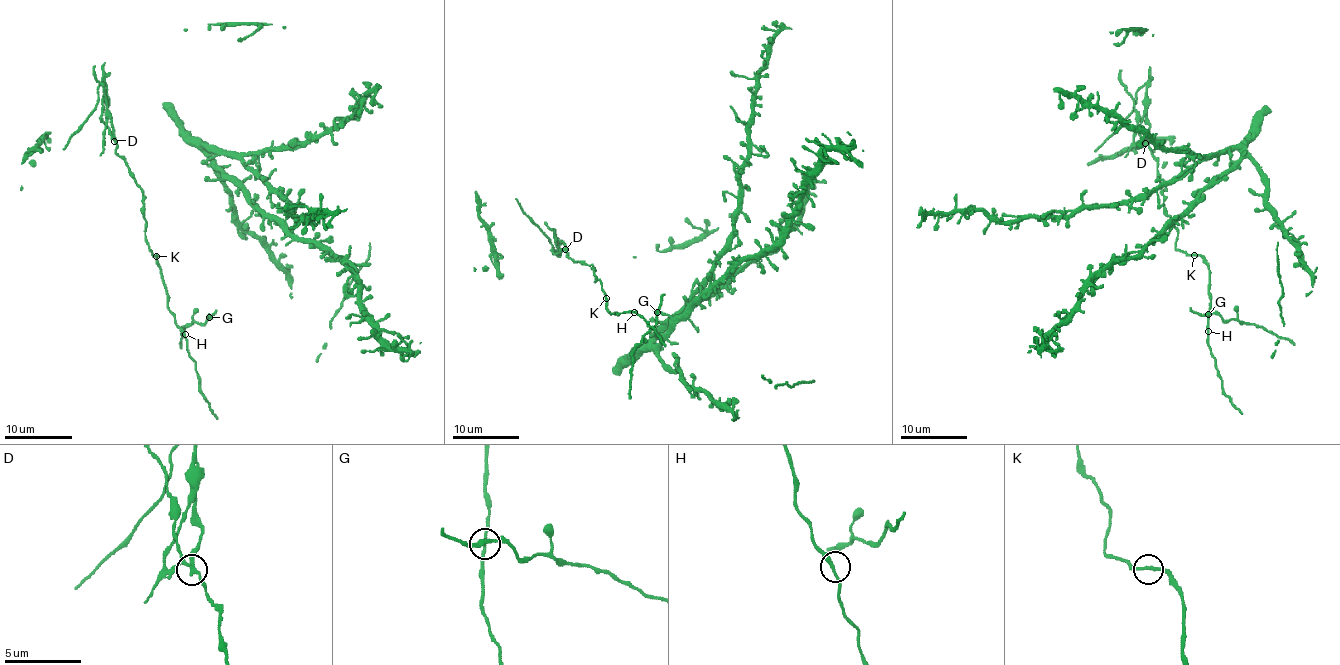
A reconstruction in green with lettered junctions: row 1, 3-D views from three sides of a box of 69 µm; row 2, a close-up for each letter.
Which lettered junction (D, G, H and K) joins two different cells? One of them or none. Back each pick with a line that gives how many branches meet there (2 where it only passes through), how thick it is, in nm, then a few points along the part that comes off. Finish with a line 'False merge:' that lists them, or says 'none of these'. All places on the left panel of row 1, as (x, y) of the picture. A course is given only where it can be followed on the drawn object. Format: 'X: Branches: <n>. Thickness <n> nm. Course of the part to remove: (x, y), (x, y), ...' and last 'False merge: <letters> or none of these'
D: Branches: 3. Thickness 200 nm. Course of the part to remove: (114, 140), (102, 120), (105, 86), (102, 82), (95, 109), (63, 149)
False merge: D

